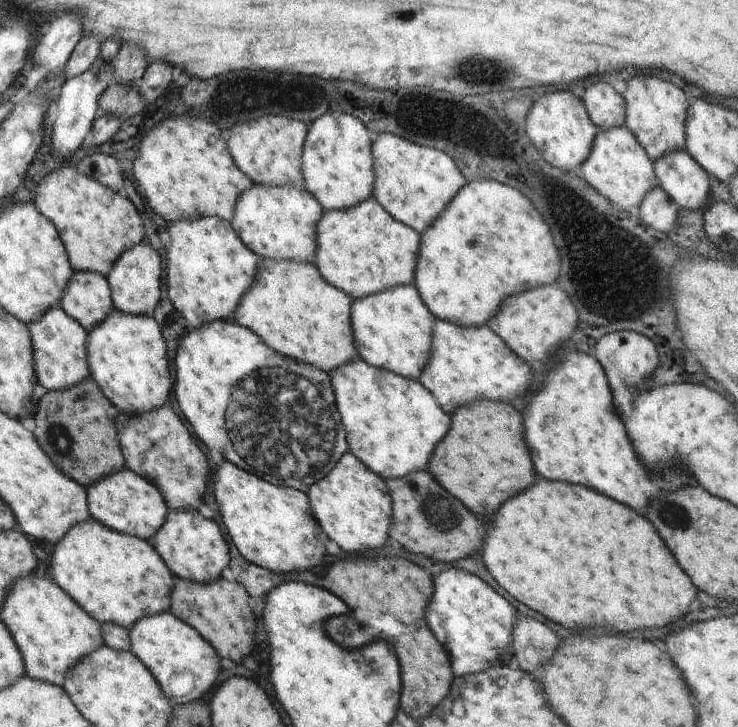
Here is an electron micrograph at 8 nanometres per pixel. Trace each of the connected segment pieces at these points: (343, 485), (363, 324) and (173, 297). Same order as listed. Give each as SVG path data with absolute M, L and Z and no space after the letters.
M349 450L306 492L317 523L330 540L334 540L343 554L375 554L389 537L393 508L391 494L383 478L372 472Z
M400 285L375 295L356 299L351 304L351 323L360 358L369 365L395 372L413 381L419 380L425 365L429 363L435 320L435 316L424 304L415 285Z
M200 217L195 221L177 221L163 231L167 251L168 296L176 310L186 319L189 330L200 329L212 321L232 321L237 305L255 280L260 257L253 253L234 232L230 221L218 217Z

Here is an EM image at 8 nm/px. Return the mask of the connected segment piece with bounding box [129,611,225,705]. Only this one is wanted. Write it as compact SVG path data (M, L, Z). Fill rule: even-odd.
M166 611L136 621L129 630L131 652L134 653L157 680L163 693L174 703L191 703L202 697L218 679L225 662L191 626ZM182 676L182 696L175 697L170 690L170 678Z

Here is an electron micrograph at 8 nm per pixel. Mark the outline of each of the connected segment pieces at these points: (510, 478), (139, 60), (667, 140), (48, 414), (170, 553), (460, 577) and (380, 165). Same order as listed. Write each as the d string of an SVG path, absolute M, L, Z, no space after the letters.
M487 400L456 410L452 428L434 449L427 472L472 514L494 516L496 508L536 482L534 466L524 444L522 414L510 403Z
M122 44L113 64L114 79L123 85L138 86L149 62L145 52L136 45Z
M634 76L627 81L622 98L626 104L626 127L653 162L668 153L686 150L685 122L690 102L678 86L656 76Z
M86 378L79 385L63 391L41 391L37 410L33 416L34 424L36 424L33 435L48 458L60 467L65 475L88 488L103 477L108 477L126 468L116 428L117 418L121 415L123 415L122 412L106 398L96 381Z
M168 509L165 523L159 528L159 531L153 536L153 540L150 543L174 576L189 581L196 581L197 583L211 583L223 577L223 570L230 562L229 546L226 540L224 540L217 523L212 519L206 519L201 516L198 511L186 512Z
M452 568L436 576L437 578L433 580L432 602L429 602L426 610L426 620L438 642L448 652L447 656L454 674L464 676L464 674L482 673L490 667L503 666L501 657L508 652L512 654L512 629L518 611L490 585L468 571Z
M382 134L380 138L373 138L372 152L375 168L372 198L376 199L388 214L402 224L413 228L420 235L445 211L456 193L468 182L448 154L444 154L440 150L410 144L402 138L390 136L390 134Z

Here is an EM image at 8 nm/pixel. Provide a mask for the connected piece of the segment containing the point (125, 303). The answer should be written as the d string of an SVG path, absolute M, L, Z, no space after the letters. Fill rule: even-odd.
M147 241L124 251L106 277L115 308L131 315L152 317L154 309L160 302L160 276L162 276L162 272L160 255L151 248Z

